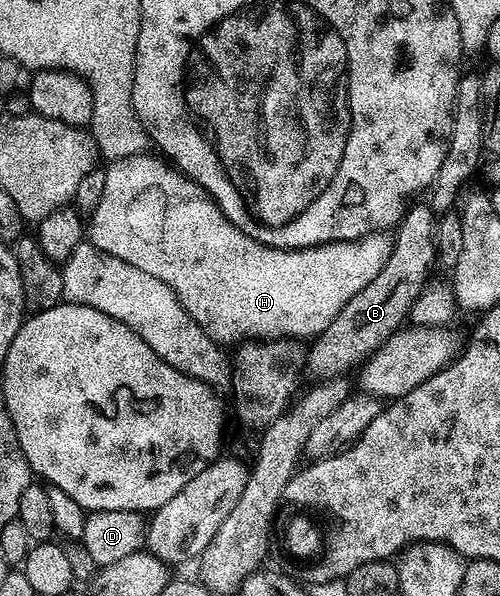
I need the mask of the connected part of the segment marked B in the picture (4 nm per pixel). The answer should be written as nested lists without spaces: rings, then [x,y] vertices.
[[[414,203],[407,208],[397,226],[394,238],[394,250],[384,265],[384,271],[360,291],[348,299],[336,319],[326,330],[313,338],[310,354],[306,357],[306,369],[319,382],[333,380],[334,377],[346,377],[349,369],[357,370],[369,359],[390,336],[403,328],[410,316],[412,303],[423,289],[427,288],[430,277],[430,263],[436,259],[434,231],[436,214],[429,204]]]

